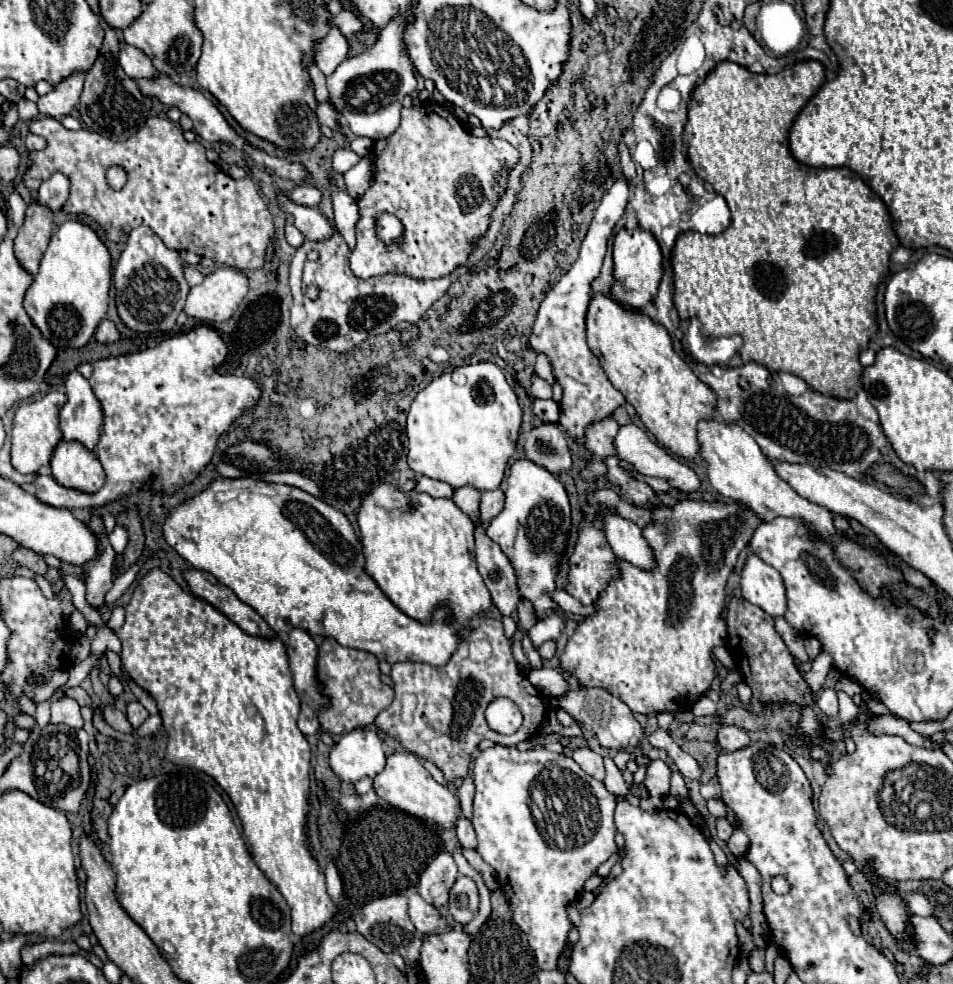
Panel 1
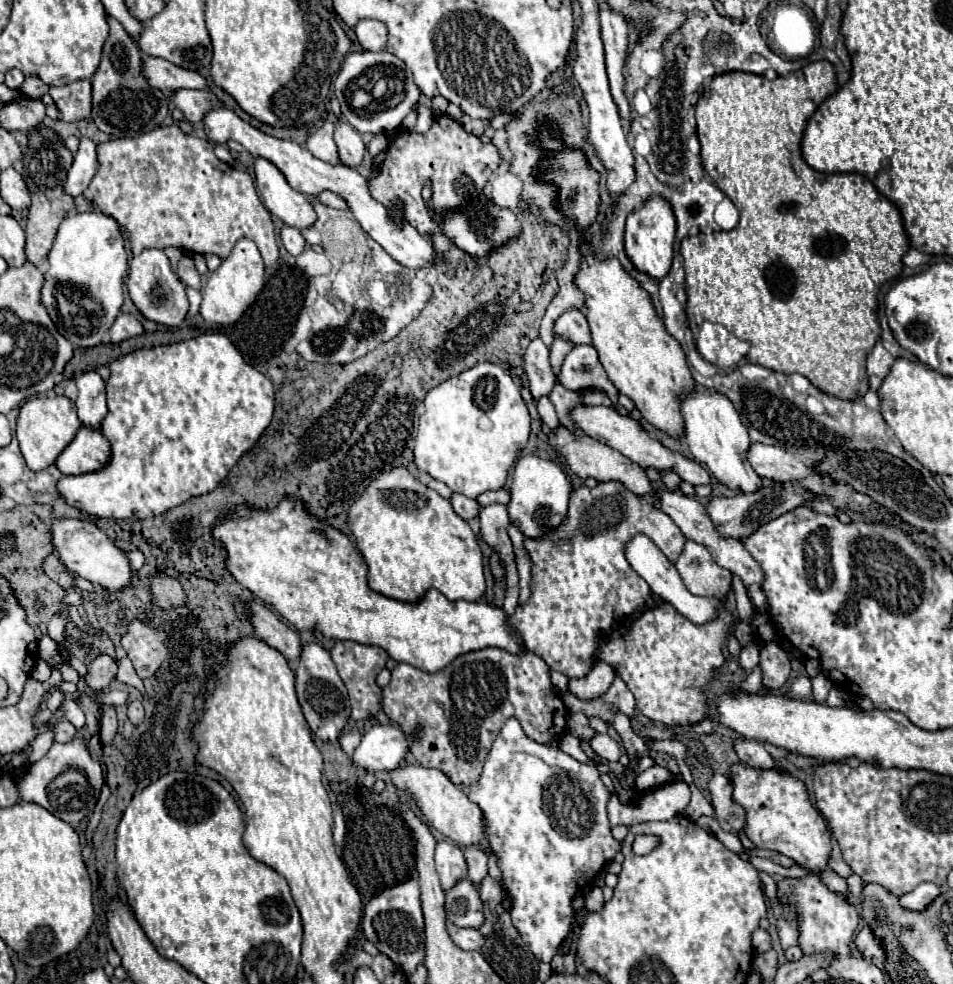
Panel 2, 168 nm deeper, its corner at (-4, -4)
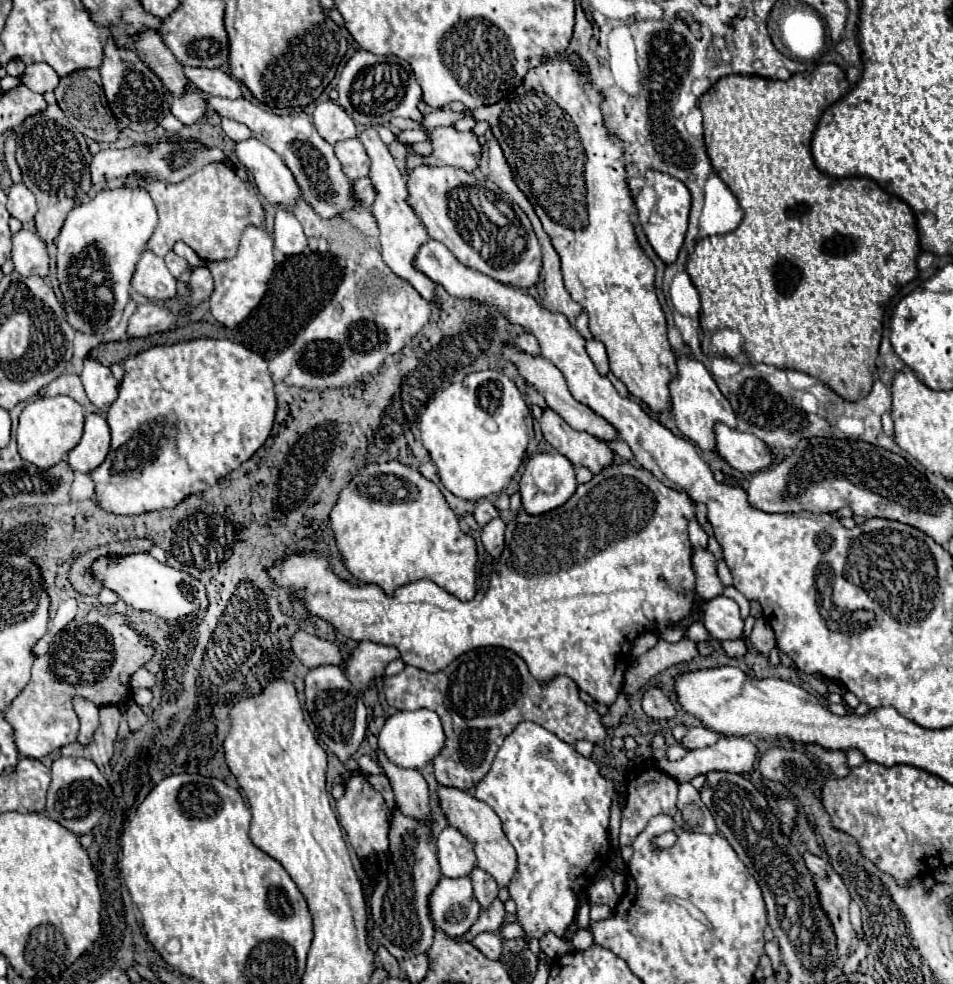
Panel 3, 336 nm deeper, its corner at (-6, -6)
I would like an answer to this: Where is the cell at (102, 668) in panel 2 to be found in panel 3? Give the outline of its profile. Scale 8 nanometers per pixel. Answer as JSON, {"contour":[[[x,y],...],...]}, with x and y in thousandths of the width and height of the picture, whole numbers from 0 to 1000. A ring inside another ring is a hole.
{"contour":[[[105,619],[76,629],[59,643],[57,651],[63,653],[55,653],[48,666],[38,668],[34,690],[17,708],[10,723],[4,725],[15,739],[19,763],[34,771],[44,771],[65,757],[80,755],[84,735],[76,718],[78,708],[88,708],[101,718],[132,714],[136,708],[136,688],[164,664],[164,658],[139,637],[130,623],[107,623]]]}

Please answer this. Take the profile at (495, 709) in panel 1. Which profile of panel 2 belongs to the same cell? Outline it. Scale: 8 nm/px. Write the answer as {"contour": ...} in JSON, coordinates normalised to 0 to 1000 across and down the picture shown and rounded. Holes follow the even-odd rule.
{"contour":[[[535,729],[512,765],[504,794],[491,802],[491,812],[508,826],[516,867],[537,916],[539,942],[560,973],[577,979],[600,944],[602,910],[651,865],[638,834],[640,806],[625,779],[607,775],[586,759],[556,753],[541,729]]]}

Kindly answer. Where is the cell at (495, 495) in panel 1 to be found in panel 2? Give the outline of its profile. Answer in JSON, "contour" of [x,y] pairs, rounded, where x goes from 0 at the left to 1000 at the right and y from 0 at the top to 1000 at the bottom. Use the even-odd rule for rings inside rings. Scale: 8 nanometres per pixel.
{"contour":[[[516,511],[510,513],[504,519],[504,540],[508,550],[527,564],[529,572],[531,572],[531,580],[533,580],[533,603],[529,609],[529,619],[533,621],[533,625],[539,623],[541,617],[541,609],[544,609],[544,582],[541,582],[541,572],[539,572],[539,560],[537,560],[537,552],[533,546],[533,536],[535,536],[535,527],[531,521],[531,513],[527,511]]]}

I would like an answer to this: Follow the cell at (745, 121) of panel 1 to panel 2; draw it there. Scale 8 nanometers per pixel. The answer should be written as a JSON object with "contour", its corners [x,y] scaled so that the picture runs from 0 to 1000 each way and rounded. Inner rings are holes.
{"contour":[[[869,62],[848,64],[839,72],[827,74],[823,78],[814,78],[810,82],[800,78],[800,76],[791,76],[791,74],[766,72],[766,74],[751,76],[739,88],[739,92],[737,92],[732,105],[730,105],[730,125],[732,125],[730,127],[730,137],[732,137],[732,143],[735,143],[735,149],[737,149],[735,151],[737,170],[747,180],[751,190],[774,210],[776,227],[774,227],[772,233],[762,235],[762,237],[745,237],[745,239],[730,239],[730,241],[716,243],[714,257],[718,261],[718,277],[720,277],[720,300],[722,300],[720,316],[730,326],[756,328],[768,340],[772,340],[774,345],[785,347],[785,351],[789,351],[789,353],[785,355],[783,363],[779,363],[776,369],[785,365],[785,369],[800,371],[804,375],[810,375],[810,377],[816,377],[816,379],[823,379],[823,381],[839,379],[846,385],[850,385],[850,389],[854,393],[858,393],[863,399],[875,401],[879,405],[898,408],[898,405],[907,403],[907,399],[911,397],[909,363],[917,355],[917,351],[919,351],[919,347],[923,342],[923,330],[921,330],[921,324],[919,324],[919,302],[921,302],[921,296],[923,296],[925,288],[930,288],[932,284],[937,284],[944,279],[944,275],[949,271],[946,269],[946,261],[955,253],[955,249],[953,249],[951,235],[946,231],[944,214],[925,196],[921,196],[919,190],[907,178],[902,178],[902,176],[873,176],[873,178],[860,176],[860,174],[852,172],[850,168],[846,168],[846,164],[842,162],[839,141],[842,141],[842,133],[846,129],[846,123],[854,115],[854,111],[867,99],[871,99],[877,90],[879,88],[877,88],[875,68]]]}

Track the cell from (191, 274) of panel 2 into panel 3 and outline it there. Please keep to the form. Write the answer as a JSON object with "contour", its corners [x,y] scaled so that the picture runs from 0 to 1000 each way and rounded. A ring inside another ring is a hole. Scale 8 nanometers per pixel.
{"contour":[[[178,255],[178,257],[172,261],[172,265],[174,265],[174,269],[176,269],[178,277],[180,277],[185,284],[189,282],[189,277],[191,277],[191,275],[195,275],[195,273],[197,273],[197,265],[195,265],[195,263],[191,263],[191,261],[187,261],[183,255]]]}

